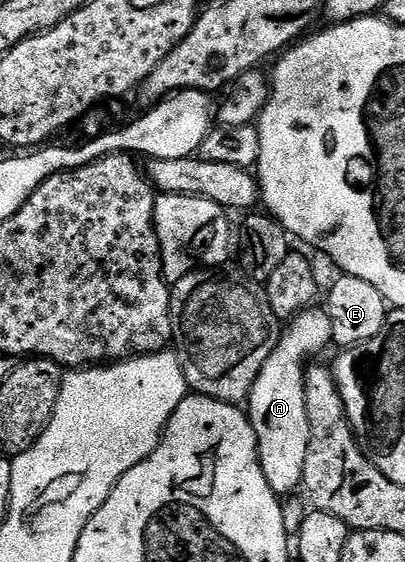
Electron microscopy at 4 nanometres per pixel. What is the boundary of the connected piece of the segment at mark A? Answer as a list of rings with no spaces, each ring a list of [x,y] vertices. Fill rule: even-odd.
[[[322,306],[308,307],[296,315],[280,334],[277,349],[273,349],[269,361],[261,365],[261,373],[257,373],[257,381],[253,381],[253,389],[245,400],[245,410],[257,437],[265,481],[269,481],[280,497],[290,496],[295,490],[298,492],[303,482],[305,453],[309,453],[311,440],[305,405],[305,377],[309,364],[314,360],[311,358],[332,346],[332,333],[333,325]]]

